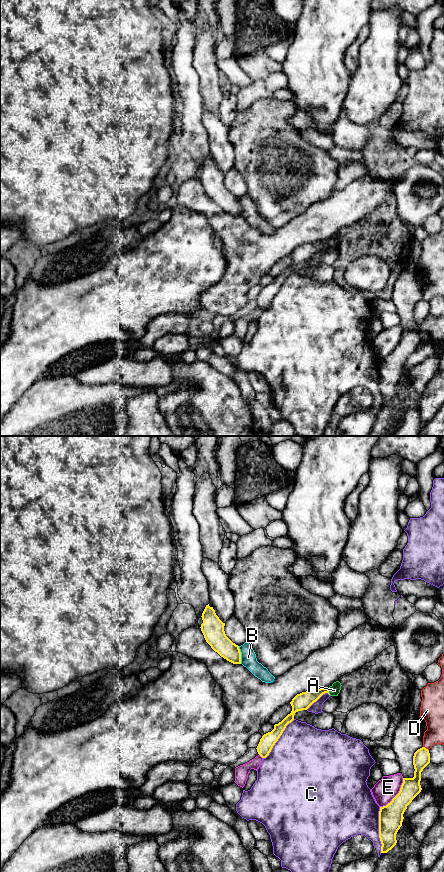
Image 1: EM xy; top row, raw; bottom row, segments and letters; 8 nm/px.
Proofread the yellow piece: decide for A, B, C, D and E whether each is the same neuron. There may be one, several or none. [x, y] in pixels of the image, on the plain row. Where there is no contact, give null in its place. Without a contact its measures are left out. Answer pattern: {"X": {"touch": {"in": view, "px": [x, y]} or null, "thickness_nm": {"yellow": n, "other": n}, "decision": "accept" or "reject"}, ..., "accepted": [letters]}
{"A": {"touch": {"in": "xy", "px": [328, 244]}, "thickness_nm": {"yellow": 140, "other": 90}, "decision": "reject"}, "B": {"touch": {"in": "xy", "px": [240, 207]}, "thickness_nm": {"yellow": 160, "other": 130}, "decision": "reject"}, "C": {"touch": {"in": "xy", "px": [379, 382]}, "thickness_nm": {"yellow": 190, "other": 360}, "decision": "reject"}, "D": {"touch": {"in": "xy", "px": [425, 300]}, "thickness_nm": {"yellow": 140, "other": 150}, "decision": "reject"}, "E": {"touch": {"in": "xy", "px": [396, 347]}, "thickness_nm": {"yellow": 190, "other": 180}, "decision": "reject"}, "accepted": []}

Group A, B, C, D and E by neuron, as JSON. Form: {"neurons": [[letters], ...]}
{"neurons": [["A"], ["B"], ["C"], ["D"], ["E"]]}

